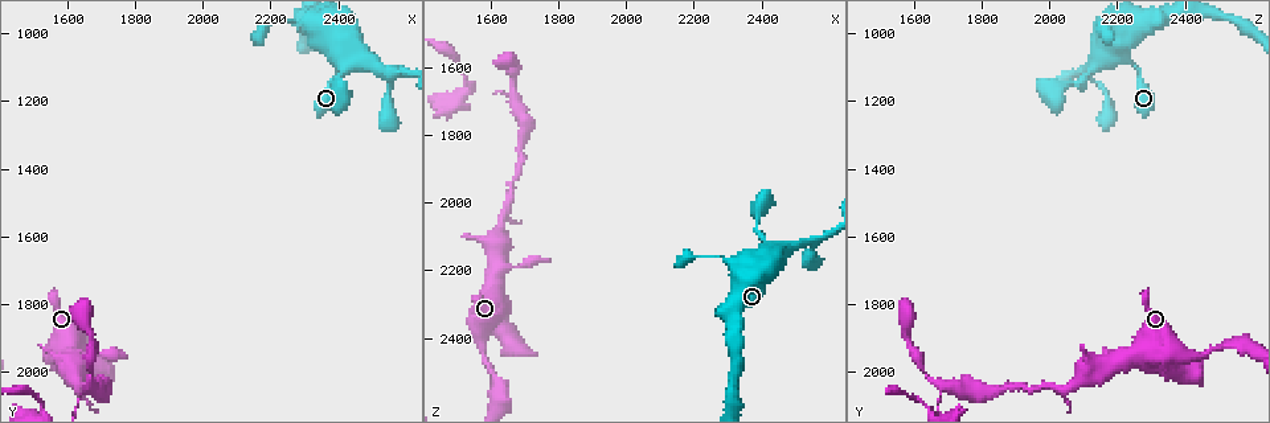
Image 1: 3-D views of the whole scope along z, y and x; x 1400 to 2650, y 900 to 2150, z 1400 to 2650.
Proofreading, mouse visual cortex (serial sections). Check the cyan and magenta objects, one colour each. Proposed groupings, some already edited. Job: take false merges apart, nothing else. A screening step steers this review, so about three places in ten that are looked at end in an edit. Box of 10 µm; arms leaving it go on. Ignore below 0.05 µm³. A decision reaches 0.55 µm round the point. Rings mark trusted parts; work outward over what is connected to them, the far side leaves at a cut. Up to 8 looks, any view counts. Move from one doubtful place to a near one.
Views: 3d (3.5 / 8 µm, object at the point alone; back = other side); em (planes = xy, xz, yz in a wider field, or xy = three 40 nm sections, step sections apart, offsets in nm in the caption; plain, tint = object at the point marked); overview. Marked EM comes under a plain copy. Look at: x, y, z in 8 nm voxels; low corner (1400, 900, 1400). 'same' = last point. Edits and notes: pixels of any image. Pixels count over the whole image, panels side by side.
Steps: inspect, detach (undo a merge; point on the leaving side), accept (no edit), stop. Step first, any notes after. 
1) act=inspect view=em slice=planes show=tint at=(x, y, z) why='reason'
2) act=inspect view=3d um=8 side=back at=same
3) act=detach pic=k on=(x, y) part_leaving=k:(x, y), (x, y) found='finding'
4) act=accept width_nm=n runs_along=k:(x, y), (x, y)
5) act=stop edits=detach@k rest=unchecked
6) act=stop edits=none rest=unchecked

act=inspect view=3d um=8 at=(1570, 1960, 2410) why='thick turns thin'

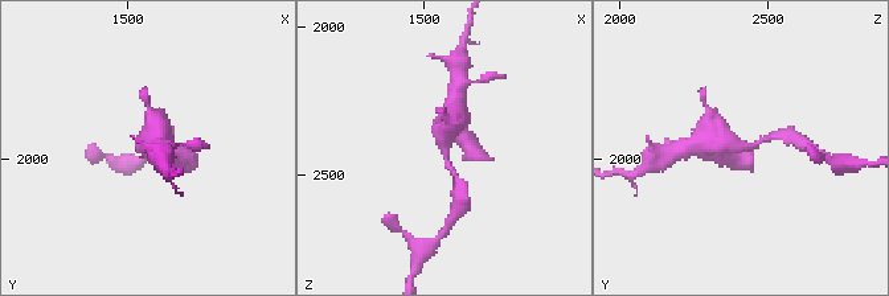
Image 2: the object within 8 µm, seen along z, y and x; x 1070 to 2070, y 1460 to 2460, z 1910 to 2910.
act=inspect view=3d um=3.5 at=same why='zoom in'

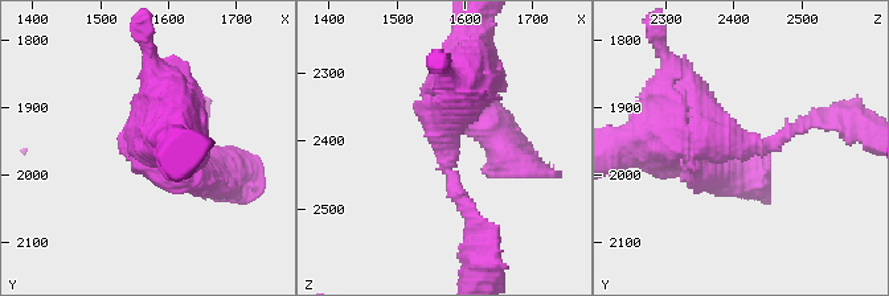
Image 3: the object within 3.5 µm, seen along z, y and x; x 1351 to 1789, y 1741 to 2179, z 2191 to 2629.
act=inspect view=em slice=xy step=2 show=tint at=(1570, 1955, 2410)

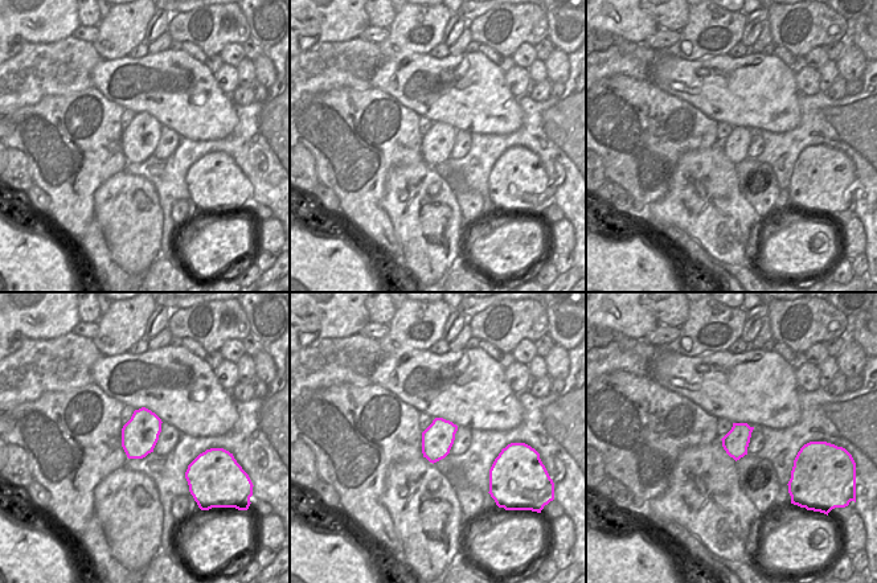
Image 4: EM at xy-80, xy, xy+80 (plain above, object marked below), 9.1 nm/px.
act=detach pic=3 on=(754, 171) arm_widths_nm=150,500 part_leaving=3:(699, 163), (762, 171), (766, 184) found='a second cell is stuck on'

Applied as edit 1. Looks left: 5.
act=inspect view=overview

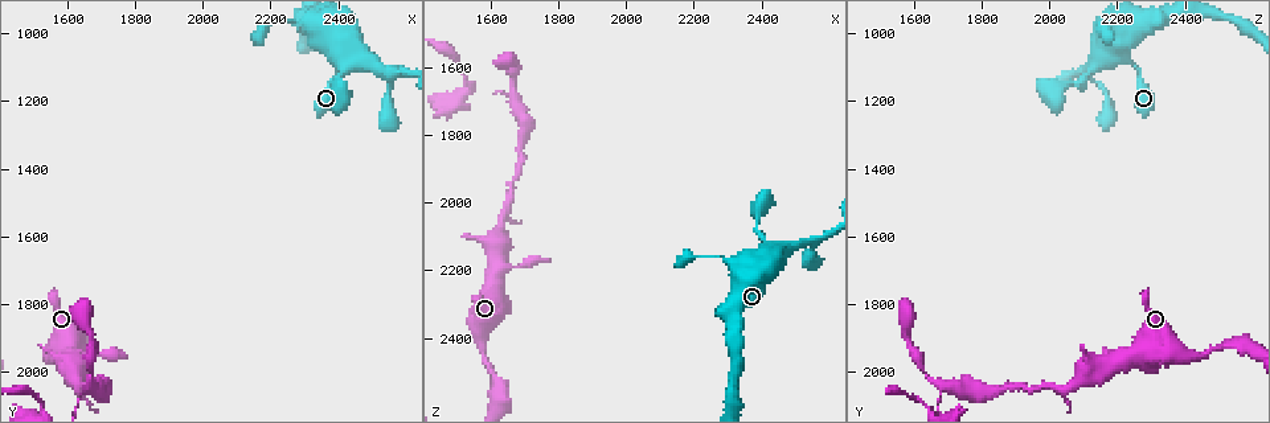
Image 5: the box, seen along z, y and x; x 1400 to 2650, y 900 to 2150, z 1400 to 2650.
act=inspect view=3d um=3.5 at=(1630, 2040, 2070) why='sudden change in width'

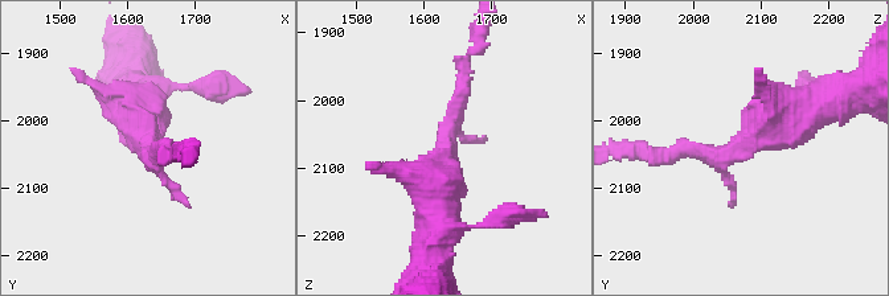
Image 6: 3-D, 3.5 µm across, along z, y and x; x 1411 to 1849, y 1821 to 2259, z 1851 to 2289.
act=inspect view=em slice=xy step=2 show=tint at=(1630, 2040, 2060)

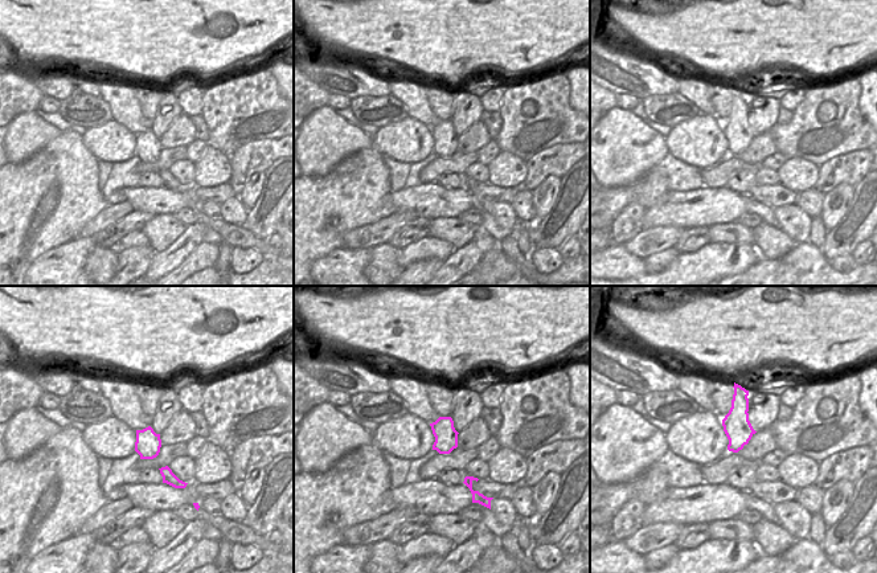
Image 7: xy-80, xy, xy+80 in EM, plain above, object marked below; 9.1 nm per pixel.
act=accept runs_along=6:(806, 105), (729, 153), (658, 153) found='continuous, no second cell'

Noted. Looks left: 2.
act=inspect view=3d um=3.5 side=back at=(1670, 2040, 1680) why='three-way junction'

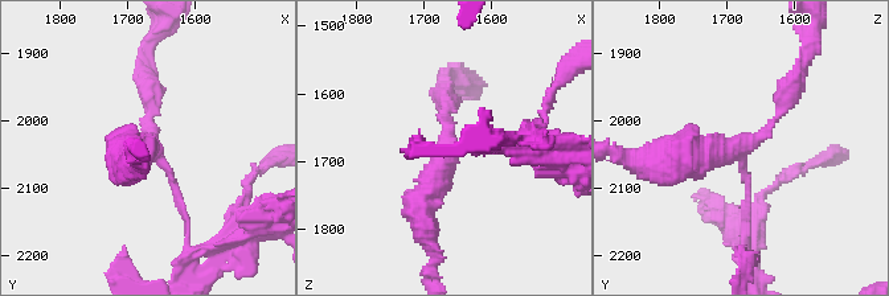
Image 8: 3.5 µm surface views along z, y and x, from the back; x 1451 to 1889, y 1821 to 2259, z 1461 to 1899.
act=inspect view=em slice=planes show=tint at=(1665, 2040, 1685) arms=3 arm_widths_nm=100,200,400

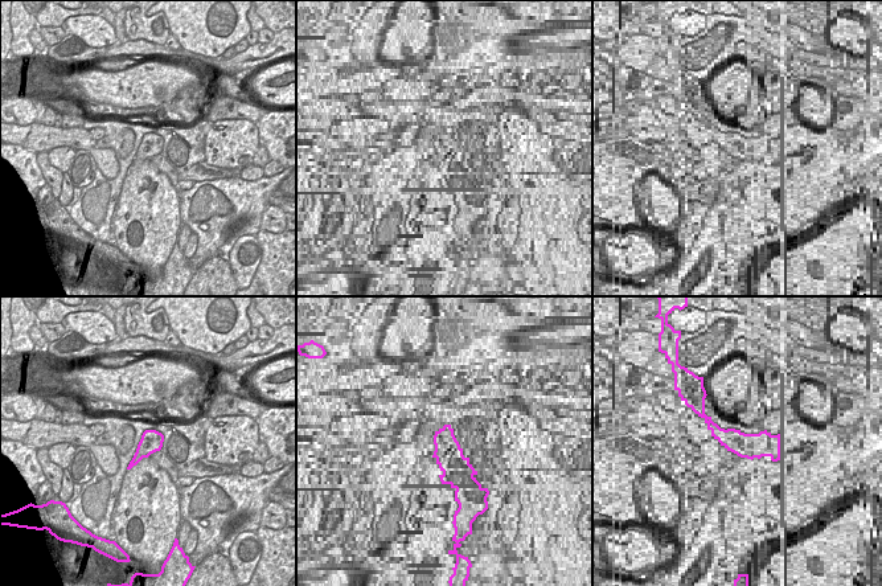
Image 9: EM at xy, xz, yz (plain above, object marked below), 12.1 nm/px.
act=detach pic=8 on=(749, 218) part_leaving=8:(745, 173), (745, 218) found='a second cell is stuck on'

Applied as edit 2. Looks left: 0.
act=stop edits=detach@3,detach@8 rest=unchecked

